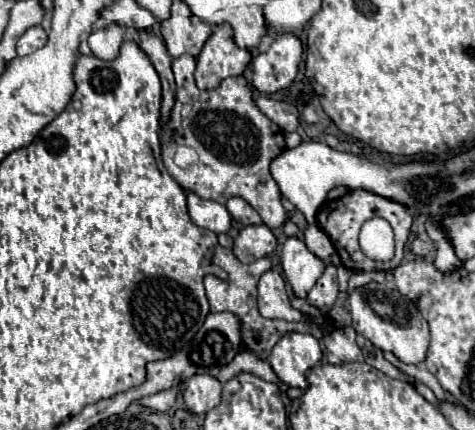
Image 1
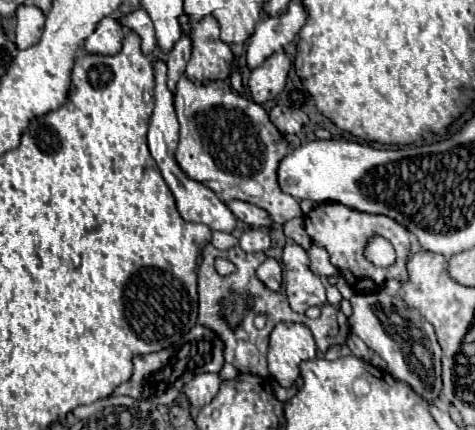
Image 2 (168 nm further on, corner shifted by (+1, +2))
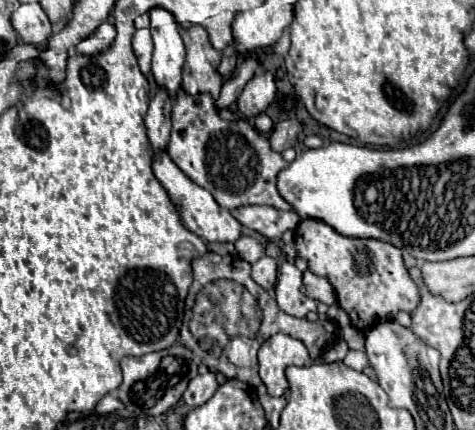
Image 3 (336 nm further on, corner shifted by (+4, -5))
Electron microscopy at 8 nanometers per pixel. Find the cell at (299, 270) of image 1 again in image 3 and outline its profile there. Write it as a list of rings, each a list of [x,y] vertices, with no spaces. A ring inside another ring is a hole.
[[[283,261],[277,277],[275,299],[281,311],[291,317],[305,317],[309,311],[317,311],[319,301],[307,297],[301,291],[301,271],[291,261]]]

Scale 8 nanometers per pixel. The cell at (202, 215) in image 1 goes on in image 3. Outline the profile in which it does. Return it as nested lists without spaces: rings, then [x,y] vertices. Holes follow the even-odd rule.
[[[163,151],[163,155],[159,155],[159,159],[153,159],[153,173],[155,177],[159,179],[159,183],[165,187],[165,191],[169,193],[173,205],[177,207],[179,215],[181,215],[181,223],[197,233],[201,239],[213,243],[223,243],[223,241],[229,241],[229,243],[235,243],[239,237],[241,237],[241,223],[223,207],[217,205],[217,201],[213,199],[213,195],[209,191],[205,191],[203,187],[199,187],[197,183],[193,183],[169,157],[167,151]]]

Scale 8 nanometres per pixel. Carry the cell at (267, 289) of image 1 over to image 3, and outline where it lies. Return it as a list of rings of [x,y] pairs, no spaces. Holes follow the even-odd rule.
[[[265,255],[259,261],[255,261],[251,267],[253,267],[251,277],[255,279],[255,283],[259,283],[267,293],[273,293],[275,283],[277,283],[277,265],[275,265],[275,259]]]

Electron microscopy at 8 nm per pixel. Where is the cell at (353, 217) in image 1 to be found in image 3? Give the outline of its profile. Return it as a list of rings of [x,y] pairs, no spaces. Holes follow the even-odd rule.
[[[303,219],[299,223],[299,227],[295,229],[295,245],[297,245],[299,255],[303,259],[307,259],[309,269],[315,275],[321,275],[321,277],[329,279],[329,283],[333,285],[333,289],[337,293],[339,307],[345,309],[351,323],[361,331],[371,327],[379,319],[393,319],[397,311],[411,313],[419,303],[419,291],[417,291],[417,285],[411,281],[405,265],[403,265],[401,249],[393,247],[391,243],[385,243],[385,241],[379,241],[379,239],[345,237],[345,235],[337,233],[331,225],[319,221],[319,219]]]

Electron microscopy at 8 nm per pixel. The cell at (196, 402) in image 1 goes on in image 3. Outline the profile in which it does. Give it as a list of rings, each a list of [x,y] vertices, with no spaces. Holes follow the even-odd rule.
[[[201,371],[195,379],[191,379],[187,391],[183,393],[183,401],[189,405],[189,407],[199,407],[203,403],[207,403],[215,391],[217,391],[217,381],[215,381],[215,375],[211,371]]]

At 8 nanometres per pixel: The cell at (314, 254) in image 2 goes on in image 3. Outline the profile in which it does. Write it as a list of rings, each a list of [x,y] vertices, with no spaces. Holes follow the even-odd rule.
[[[305,271],[303,273],[303,285],[307,289],[307,295],[321,301],[321,303],[327,303],[327,305],[335,305],[337,303],[337,297],[333,293],[333,287],[329,285],[327,279],[315,275],[313,271]]]

